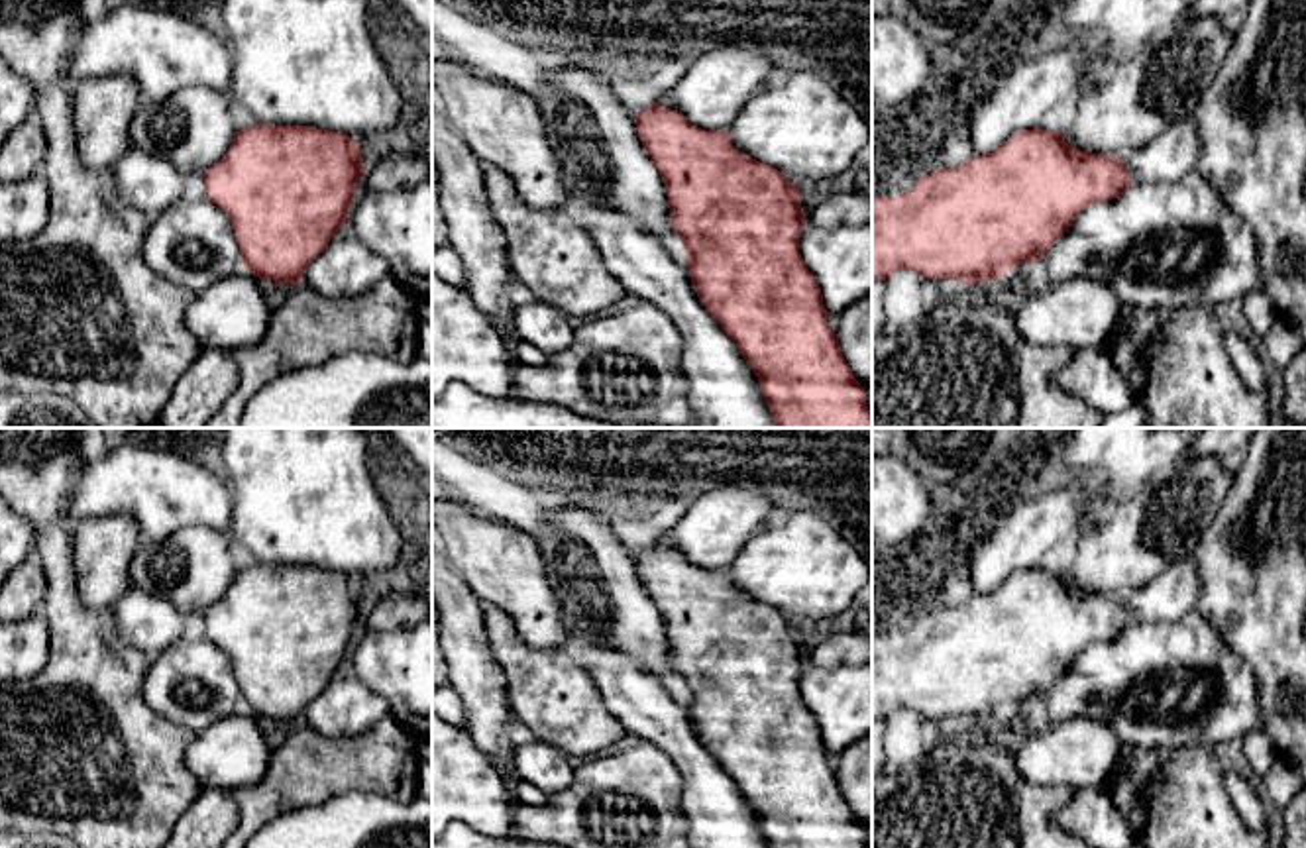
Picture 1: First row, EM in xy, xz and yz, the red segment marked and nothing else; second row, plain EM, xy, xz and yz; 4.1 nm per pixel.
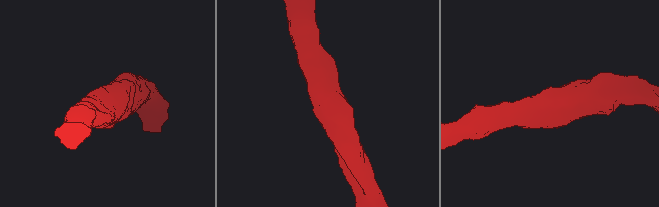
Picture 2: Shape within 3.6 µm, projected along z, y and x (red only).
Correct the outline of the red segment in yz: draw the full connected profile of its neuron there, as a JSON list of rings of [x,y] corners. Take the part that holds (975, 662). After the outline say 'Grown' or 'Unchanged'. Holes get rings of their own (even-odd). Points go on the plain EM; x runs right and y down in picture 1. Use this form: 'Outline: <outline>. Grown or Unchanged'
Outline: [[[1017,571],[992,593],[929,612],[911,632],[872,634],[872,718],[905,709],[964,724],[998,720],[1019,703],[1037,703],[1086,646],[1114,640],[1129,626],[1125,601],[1116,595],[1074,589],[1061,571]]]. Unchanged

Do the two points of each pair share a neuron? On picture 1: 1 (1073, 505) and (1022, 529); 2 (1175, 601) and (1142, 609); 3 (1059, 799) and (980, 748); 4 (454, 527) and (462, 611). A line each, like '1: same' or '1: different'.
1: same
2: same
3: same
4: different

